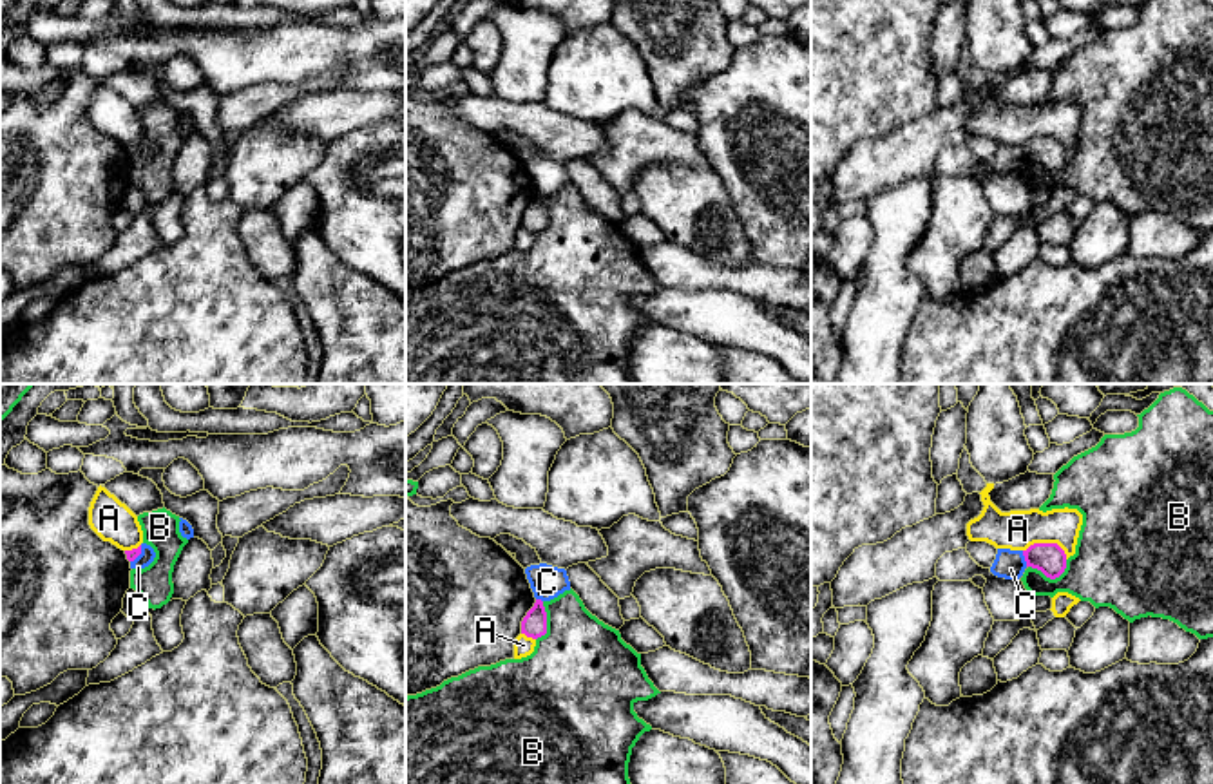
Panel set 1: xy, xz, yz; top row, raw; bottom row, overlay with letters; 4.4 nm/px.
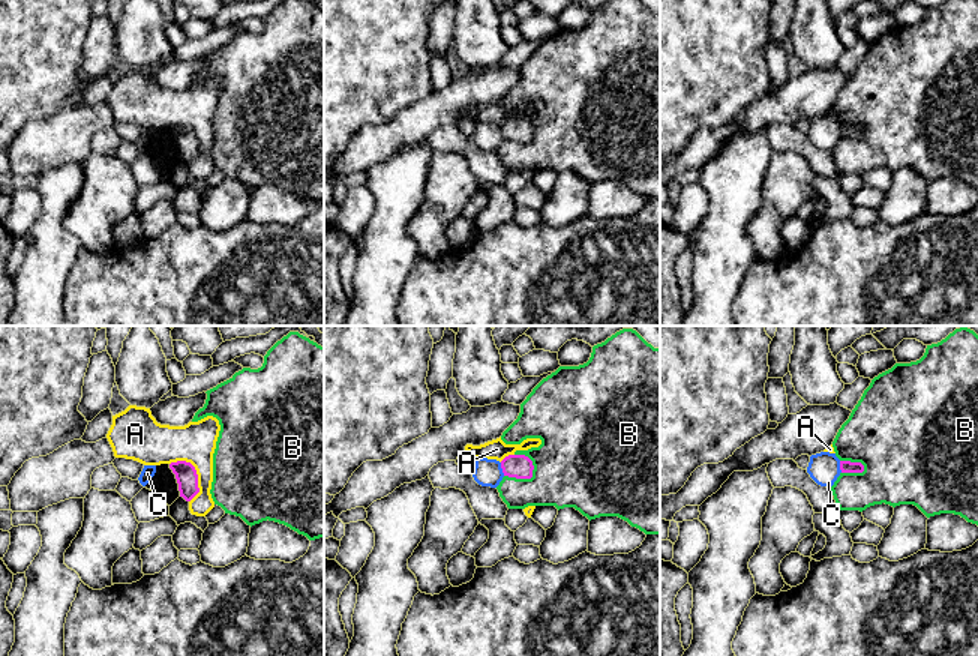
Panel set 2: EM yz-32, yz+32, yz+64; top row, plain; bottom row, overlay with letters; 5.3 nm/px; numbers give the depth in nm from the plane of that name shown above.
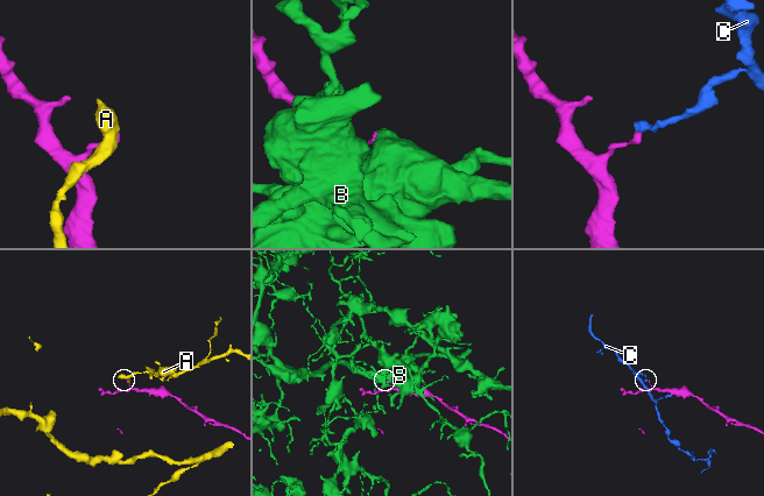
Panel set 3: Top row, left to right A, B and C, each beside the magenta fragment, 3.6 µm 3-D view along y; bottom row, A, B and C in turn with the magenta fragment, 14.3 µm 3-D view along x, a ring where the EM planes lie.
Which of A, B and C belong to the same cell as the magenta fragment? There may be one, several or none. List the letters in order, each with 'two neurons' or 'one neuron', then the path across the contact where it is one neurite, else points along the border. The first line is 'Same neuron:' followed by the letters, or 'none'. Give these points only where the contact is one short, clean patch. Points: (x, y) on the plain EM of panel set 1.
Same neuron: none
A: two neurons | along yz (1023, 145), (1034, 138), (1056, 138), (1067, 152)
B: two neurons
C: two neurons | along yz (1021, 145), (1027, 160)

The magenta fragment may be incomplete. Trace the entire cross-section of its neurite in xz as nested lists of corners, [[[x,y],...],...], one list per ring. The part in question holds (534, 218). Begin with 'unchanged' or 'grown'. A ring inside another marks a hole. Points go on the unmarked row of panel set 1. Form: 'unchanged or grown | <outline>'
unchanged | [[[536,194],[534,201],[523,212],[521,228],[532,234],[547,228],[547,206],[541,194]]]

